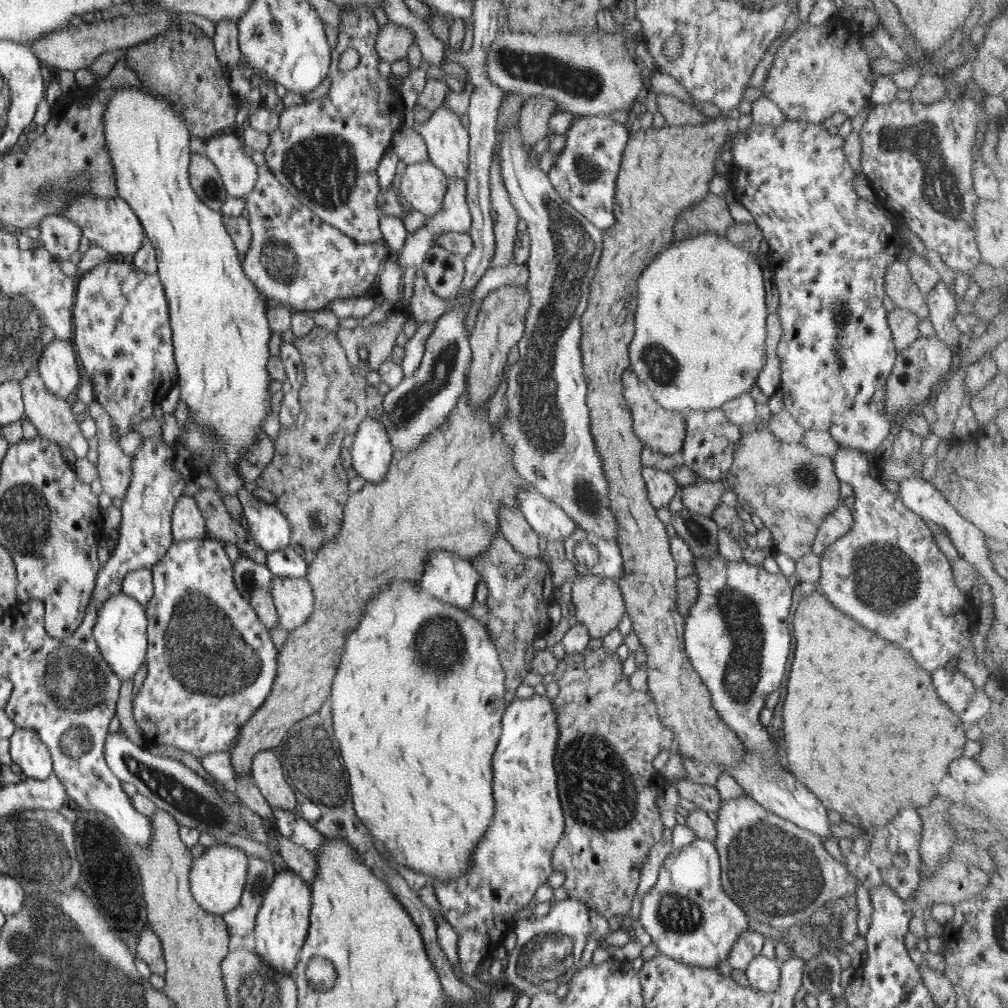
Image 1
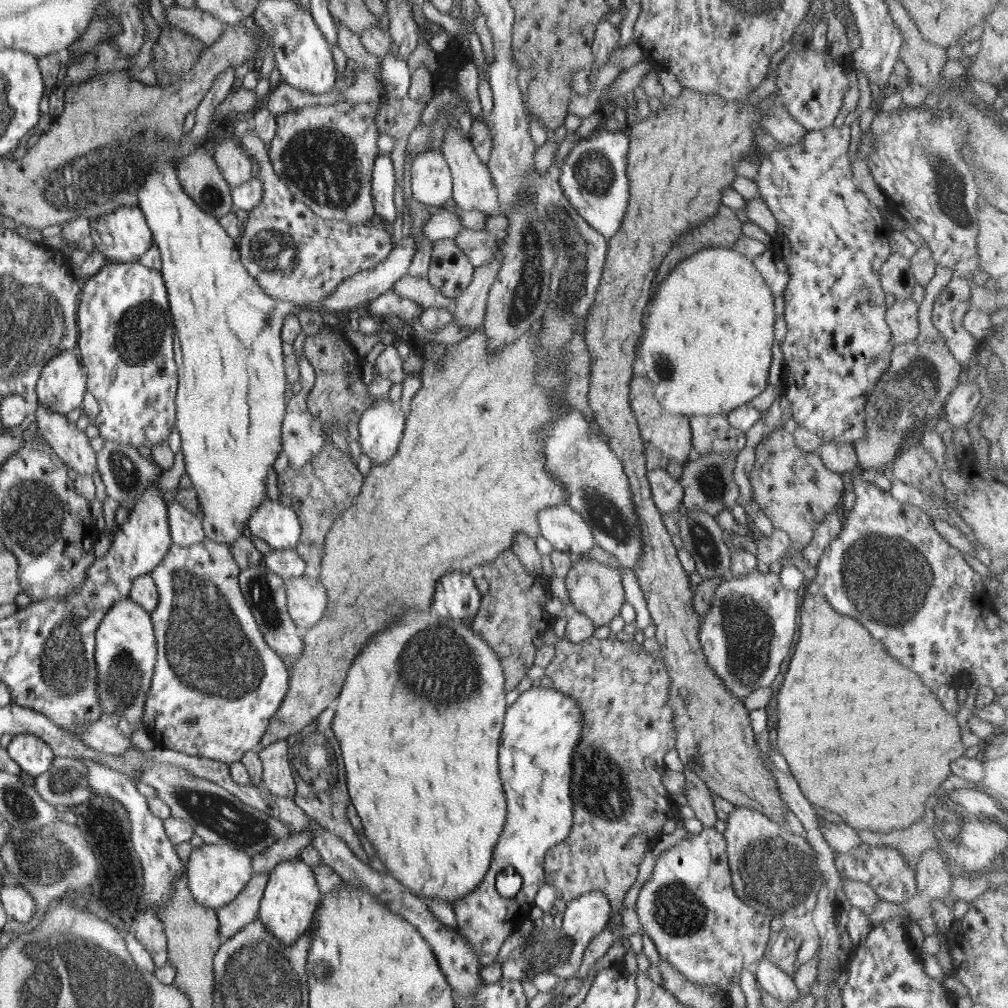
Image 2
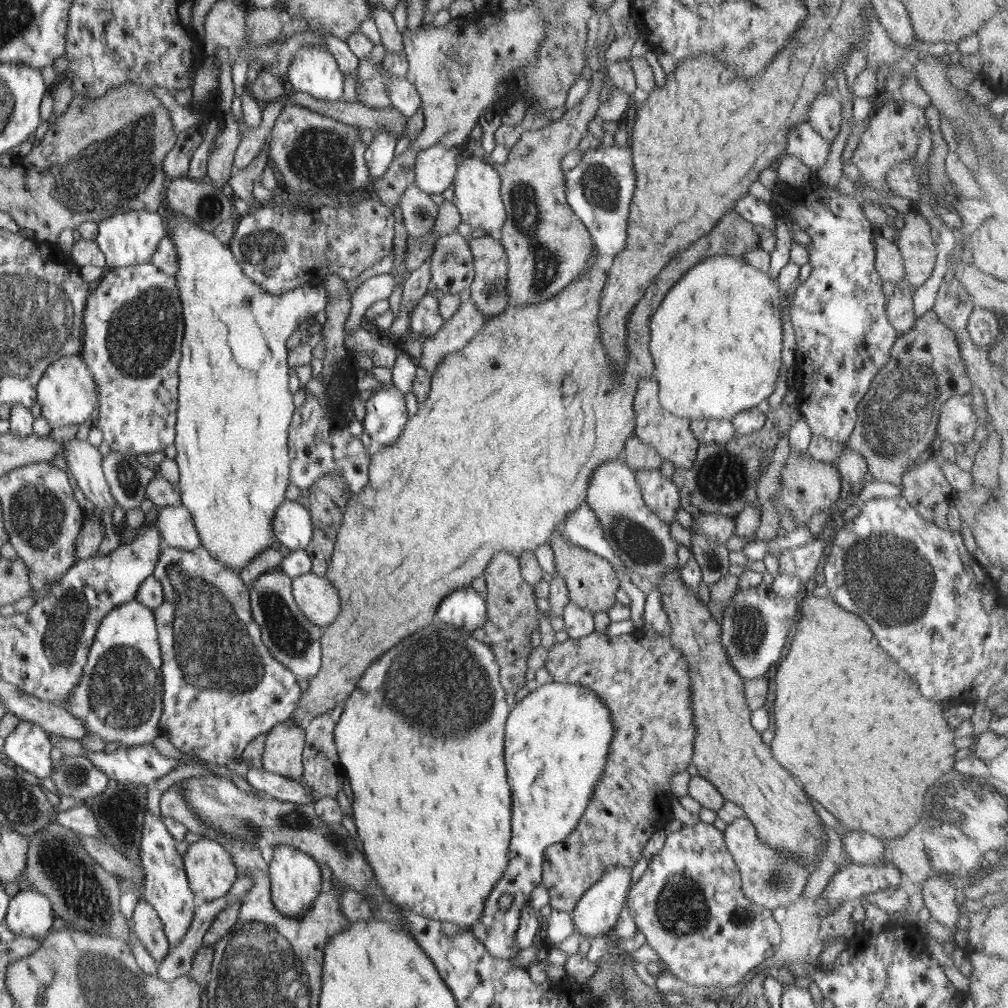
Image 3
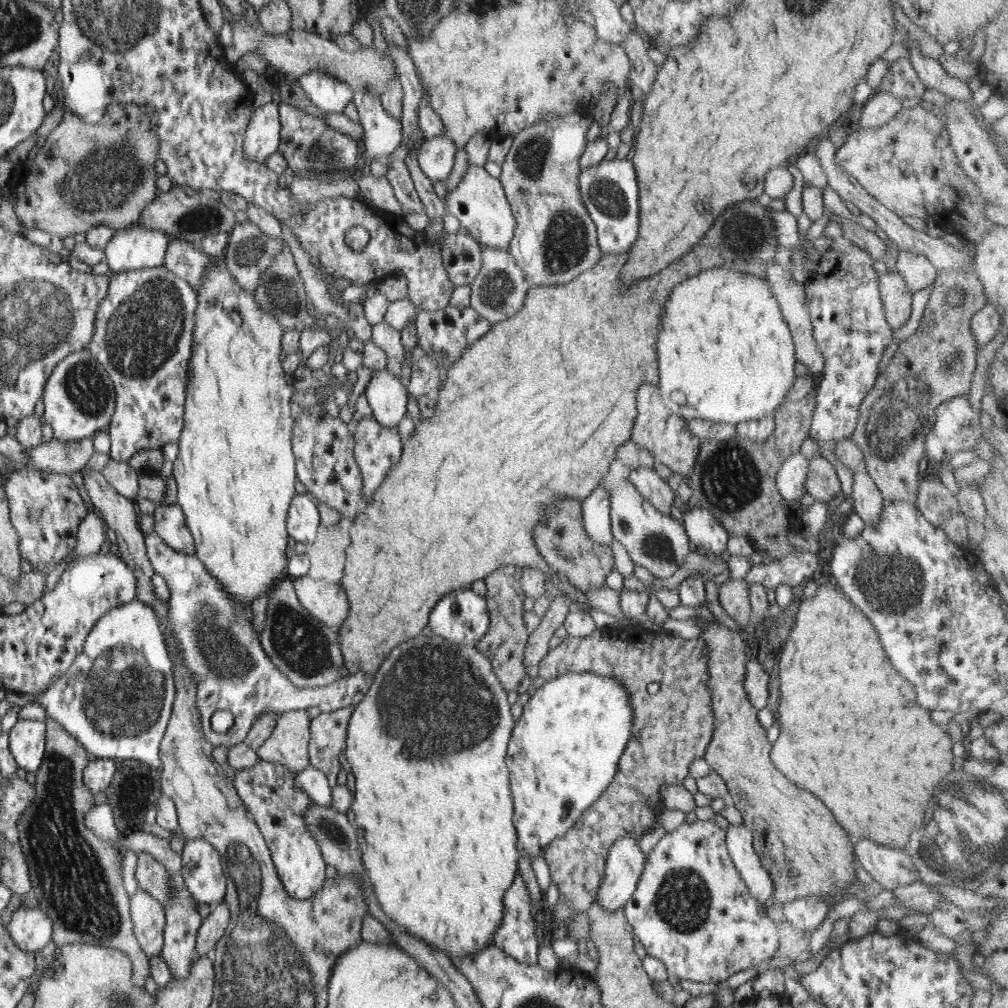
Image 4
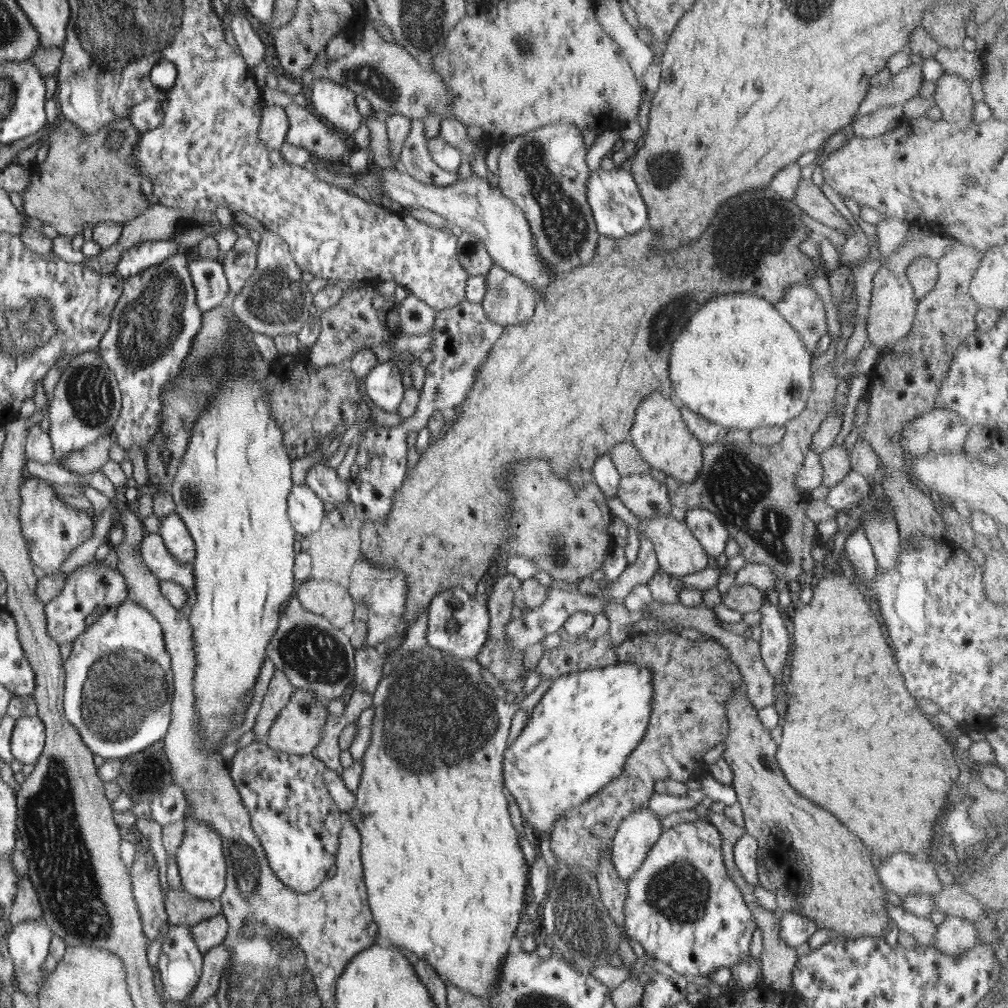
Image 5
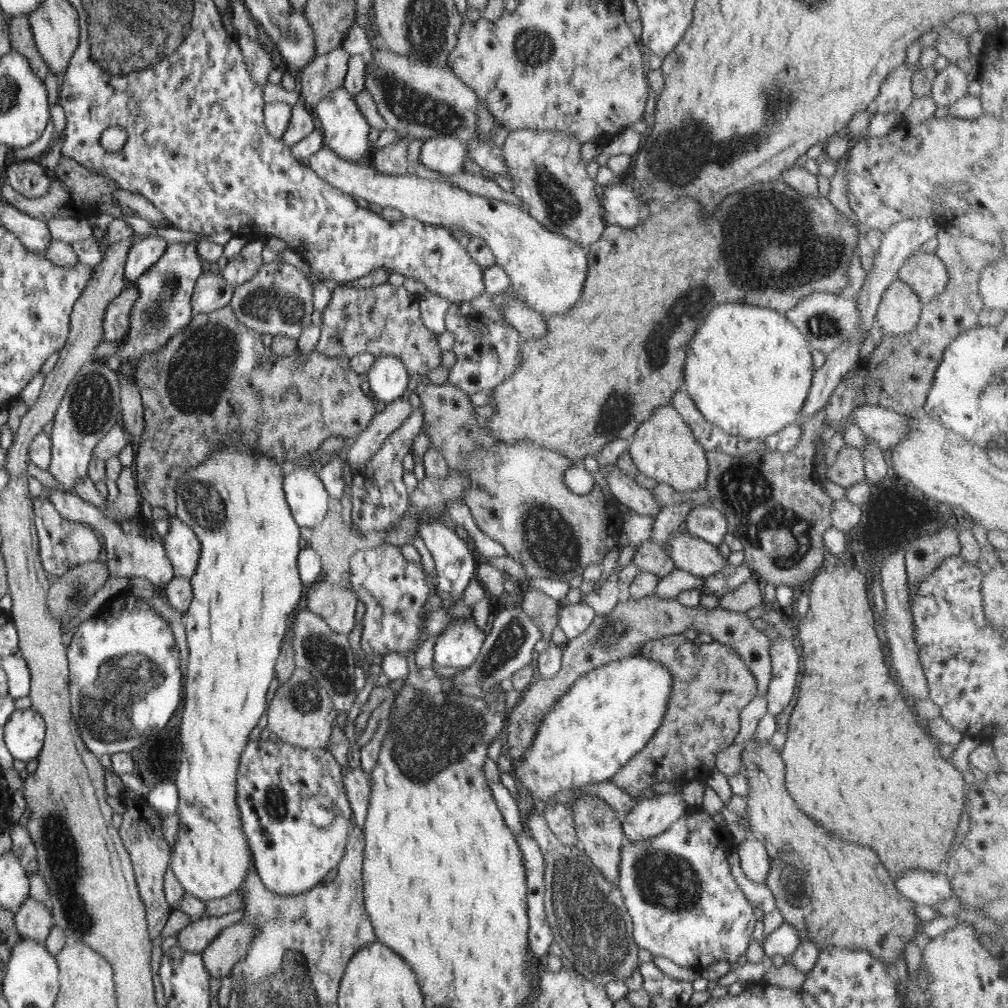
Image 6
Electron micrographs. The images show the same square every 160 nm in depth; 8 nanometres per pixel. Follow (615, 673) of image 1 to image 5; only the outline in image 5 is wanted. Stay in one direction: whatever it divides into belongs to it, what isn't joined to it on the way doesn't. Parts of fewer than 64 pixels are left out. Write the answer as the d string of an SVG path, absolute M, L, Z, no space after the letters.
M650 631L649 633L642 634L630 634L622 644L614 642L608 635L597 639L585 639L584 637L579 637L579 639L571 638L570 640L562 640L561 645L558 648L552 650L543 650L541 655L541 660L539 661L538 667L535 672L538 673L543 680L554 680L563 676L566 673L574 673L581 671L582 669L600 669L605 668L606 666L622 666L622 664L634 664L634 666L644 666L648 667L652 672L652 690L654 690L654 695L652 695L652 715L650 715L650 721L648 721L648 729L646 729L645 735L642 737L642 740L638 743L638 746L626 757L625 768L622 769L622 774L618 778L614 778L614 781L610 782L609 785L604 787L600 793L595 794L593 798L589 798L587 801L584 801L582 804L579 804L575 808L570 808L565 810L565 813L561 817L558 817L553 822L553 829L551 830L550 835L550 847L552 852L555 854L555 858L558 861L564 861L567 865L574 866L575 864L580 864L586 870L589 870L593 875L597 874L597 868L599 865L599 860L601 854L610 848L612 843L612 838L614 838L617 828L620 826L620 823L624 818L629 817L635 810L645 809L648 806L648 802L654 793L655 785L658 781L663 781L664 779L672 779L674 781L686 784L692 778L697 778L705 774L708 770L708 764L704 761L704 754L708 752L711 748L714 748L720 742L724 742L728 734L728 722L726 722L726 706L727 700L732 697L732 693L736 689L744 690L744 680L742 680L742 674L740 674L736 664L732 662L731 657L729 656L728 650L724 646L720 645L717 640L714 640L709 637L708 640L690 640L688 638L682 637L677 631L675 632L660 632L660 631Z

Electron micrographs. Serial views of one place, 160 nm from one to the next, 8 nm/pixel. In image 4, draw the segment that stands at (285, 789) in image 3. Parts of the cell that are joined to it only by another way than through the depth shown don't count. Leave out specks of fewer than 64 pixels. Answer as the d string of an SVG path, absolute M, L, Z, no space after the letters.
M308 766L297 773L294 784L306 794L306 798L312 799L314 804L323 807L331 806L332 789L328 786L328 777L325 772Z

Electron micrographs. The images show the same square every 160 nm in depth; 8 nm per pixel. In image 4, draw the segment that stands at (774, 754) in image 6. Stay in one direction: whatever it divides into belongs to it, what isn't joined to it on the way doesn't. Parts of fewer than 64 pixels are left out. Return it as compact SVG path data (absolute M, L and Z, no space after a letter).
M703 618L702 621L707 622L707 624L700 627L702 635L699 638L706 641L706 650L708 650L708 683L706 683L706 688L710 690L712 714L714 714L713 738L711 739L703 758L709 764L710 769L715 773L718 773L719 776L722 777L722 780L724 780L724 784L726 784L726 788L729 792L729 801L731 801L742 813L743 824L751 830L751 833L753 834L753 847L755 853L758 854L762 866L765 867L767 873L772 879L772 882L774 882L773 894L775 900L781 901L782 903L789 903L815 891L819 896L833 896L833 894L835 894L835 892L839 892L843 886L847 886L847 884L851 884L858 879L856 877L856 868L854 867L854 860L857 859L857 856L855 855L855 839L850 834L846 834L846 830L842 830L842 826L834 820L834 816L830 814L830 810L828 810L822 802L818 802L818 798L814 798L814 794L811 794L810 792L790 782L790 780L786 778L786 775L783 772L780 772L780 770L776 768L776 765L771 761L770 751L773 746L766 737L767 730L764 730L764 728L760 726L757 718L758 711L753 708L752 703L749 701L747 693L745 692L745 663L748 660L748 650L746 648L745 638L742 636L742 633L733 631L719 622L709 622Z

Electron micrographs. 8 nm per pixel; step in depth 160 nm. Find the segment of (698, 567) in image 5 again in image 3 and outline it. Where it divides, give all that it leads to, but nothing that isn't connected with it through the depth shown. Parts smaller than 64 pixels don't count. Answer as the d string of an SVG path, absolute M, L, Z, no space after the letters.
M622 458L603 462L598 468L595 468L591 475L585 502L596 513L599 525L613 548L614 554L622 559L622 562L630 571L638 572L654 584L671 566L677 564L676 550L678 550L679 544L670 536L669 523L663 521L645 503L635 473L636 471L631 469Z

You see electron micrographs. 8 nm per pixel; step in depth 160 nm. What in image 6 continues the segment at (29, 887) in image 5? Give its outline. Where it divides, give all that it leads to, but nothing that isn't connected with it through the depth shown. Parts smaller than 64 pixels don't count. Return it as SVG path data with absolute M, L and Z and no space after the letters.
M29 896L14 914L16 930L21 938L45 942L53 928L53 918L47 905Z

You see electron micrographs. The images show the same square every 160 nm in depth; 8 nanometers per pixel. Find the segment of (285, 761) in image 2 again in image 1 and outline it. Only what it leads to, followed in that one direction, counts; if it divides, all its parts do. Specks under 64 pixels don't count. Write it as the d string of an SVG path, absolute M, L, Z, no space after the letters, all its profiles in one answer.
M273 749L256 753L251 763L255 786L274 809L296 813L297 800L293 789L285 780L285 772L277 753Z

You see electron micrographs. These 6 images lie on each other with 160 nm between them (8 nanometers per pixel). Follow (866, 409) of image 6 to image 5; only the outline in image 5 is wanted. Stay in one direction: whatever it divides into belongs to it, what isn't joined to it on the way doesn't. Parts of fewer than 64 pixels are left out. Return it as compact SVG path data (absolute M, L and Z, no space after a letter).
M933 408L926 416L915 418L902 429L899 445L907 455L954 453L963 450L968 427L955 412Z

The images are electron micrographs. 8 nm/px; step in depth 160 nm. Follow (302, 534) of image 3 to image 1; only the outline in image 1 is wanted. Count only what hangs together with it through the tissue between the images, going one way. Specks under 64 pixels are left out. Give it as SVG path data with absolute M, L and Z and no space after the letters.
M245 486L236 495L243 507L248 532L262 550L271 553L289 546L291 524L276 505L262 501Z

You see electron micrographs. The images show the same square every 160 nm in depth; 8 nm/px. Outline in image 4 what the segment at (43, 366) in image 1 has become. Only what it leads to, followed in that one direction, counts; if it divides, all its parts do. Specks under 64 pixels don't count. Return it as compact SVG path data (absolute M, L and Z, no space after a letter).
M79 350L60 361L46 381L44 420L53 430L58 441L78 442L96 432L108 431L109 422L116 412L117 393L105 366L91 350Z

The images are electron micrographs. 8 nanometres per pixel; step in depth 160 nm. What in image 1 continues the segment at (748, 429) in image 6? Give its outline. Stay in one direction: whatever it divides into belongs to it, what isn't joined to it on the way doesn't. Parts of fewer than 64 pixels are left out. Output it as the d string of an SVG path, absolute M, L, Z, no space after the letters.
M703 233L690 236L687 240L675 242L672 240L664 251L658 253L637 280L636 311L634 312L635 335L630 343L629 370L650 390L656 402L670 411L685 414L690 410L713 410L734 398L750 393L757 382L758 375L766 361L765 340L767 337L767 317L764 281L762 268L756 262L756 256L731 243L726 236L720 237L714 233Z

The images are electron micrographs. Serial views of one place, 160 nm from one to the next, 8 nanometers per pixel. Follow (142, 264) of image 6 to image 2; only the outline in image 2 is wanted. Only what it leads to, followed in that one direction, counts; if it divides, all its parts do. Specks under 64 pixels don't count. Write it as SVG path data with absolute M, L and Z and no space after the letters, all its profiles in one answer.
M122 206L109 214L89 220L95 249L102 253L106 260L114 263L139 262L142 255L152 247L153 232L148 220L137 206Z

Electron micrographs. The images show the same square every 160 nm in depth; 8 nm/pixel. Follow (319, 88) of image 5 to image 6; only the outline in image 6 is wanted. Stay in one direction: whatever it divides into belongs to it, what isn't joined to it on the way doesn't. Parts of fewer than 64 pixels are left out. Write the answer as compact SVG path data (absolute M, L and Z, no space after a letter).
M344 86L333 90L314 106L314 116L323 133L323 144L348 162L360 162L368 156L370 125L360 112L353 96Z

